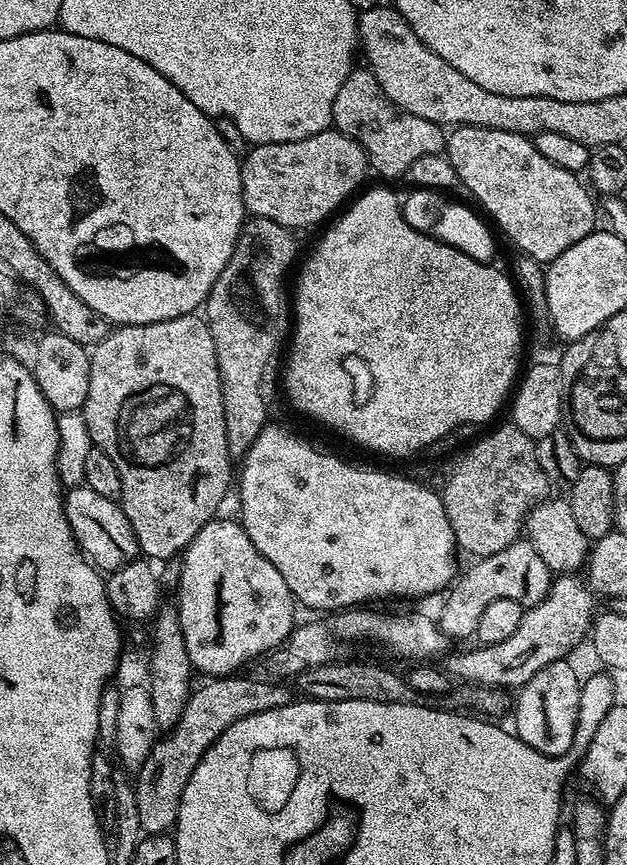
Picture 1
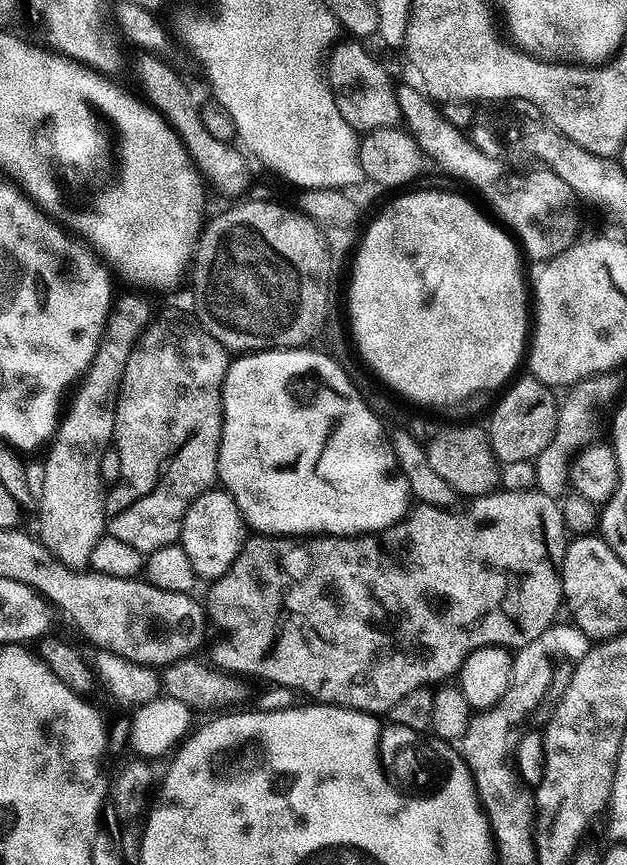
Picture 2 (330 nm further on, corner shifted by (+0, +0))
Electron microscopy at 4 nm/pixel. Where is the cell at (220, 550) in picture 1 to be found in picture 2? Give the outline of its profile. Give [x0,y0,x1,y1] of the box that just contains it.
[178,490,245,582]

